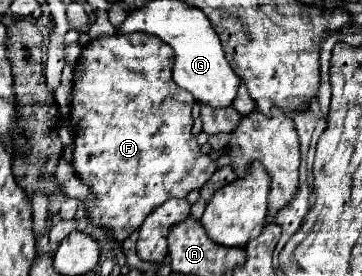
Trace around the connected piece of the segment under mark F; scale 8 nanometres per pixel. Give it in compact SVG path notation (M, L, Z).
M146 33L110 35L88 41L76 69L70 93L70 125L74 135L74 175L90 187L96 203L84 203L92 225L112 233L116 243L122 243L132 231L140 229L146 215L160 207L170 197L186 197L212 177L218 169L216 161L204 155L192 135L192 105L194 99L176 87L170 79L170 59L174 51L158 37Z

